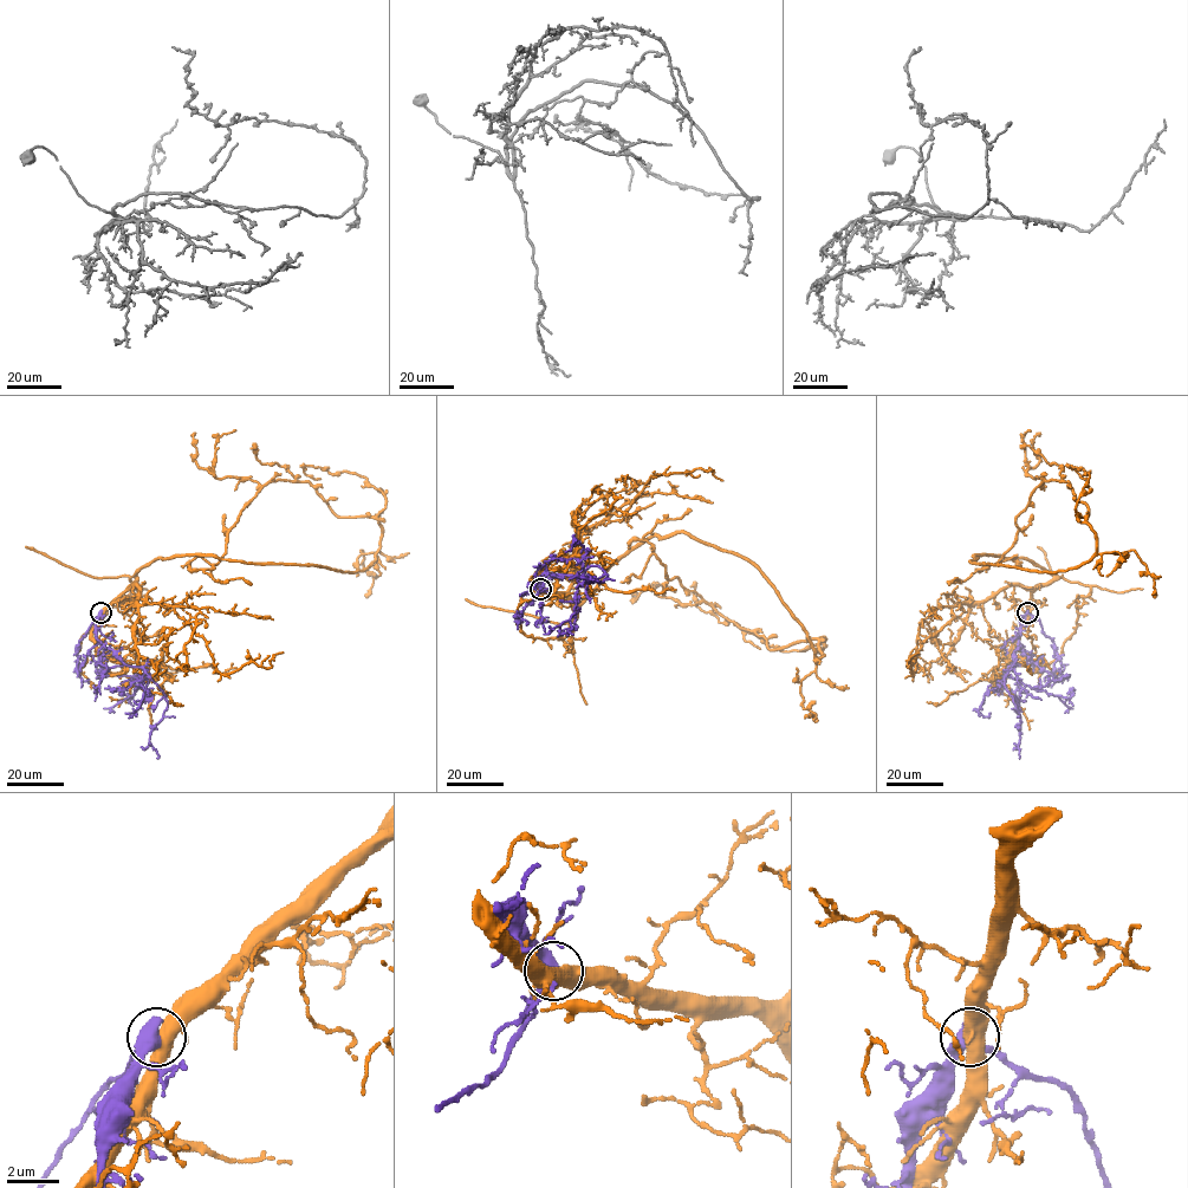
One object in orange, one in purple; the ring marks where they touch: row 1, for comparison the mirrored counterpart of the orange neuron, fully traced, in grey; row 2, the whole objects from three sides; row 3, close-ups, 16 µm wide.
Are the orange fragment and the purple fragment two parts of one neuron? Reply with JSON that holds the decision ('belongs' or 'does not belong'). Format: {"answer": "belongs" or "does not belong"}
{"answer": "does not belong"}

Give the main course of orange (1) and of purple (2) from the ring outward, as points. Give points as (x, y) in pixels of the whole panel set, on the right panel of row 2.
1: (1027, 612), (1055, 577), (971, 562), (1088, 562), (1095, 532), (1068, 481), (1043, 481), (1001, 558), (948, 584)
2: (1027, 612), (1014, 666), (1004, 677), (1004, 686), (1020, 718), (1019, 758)

